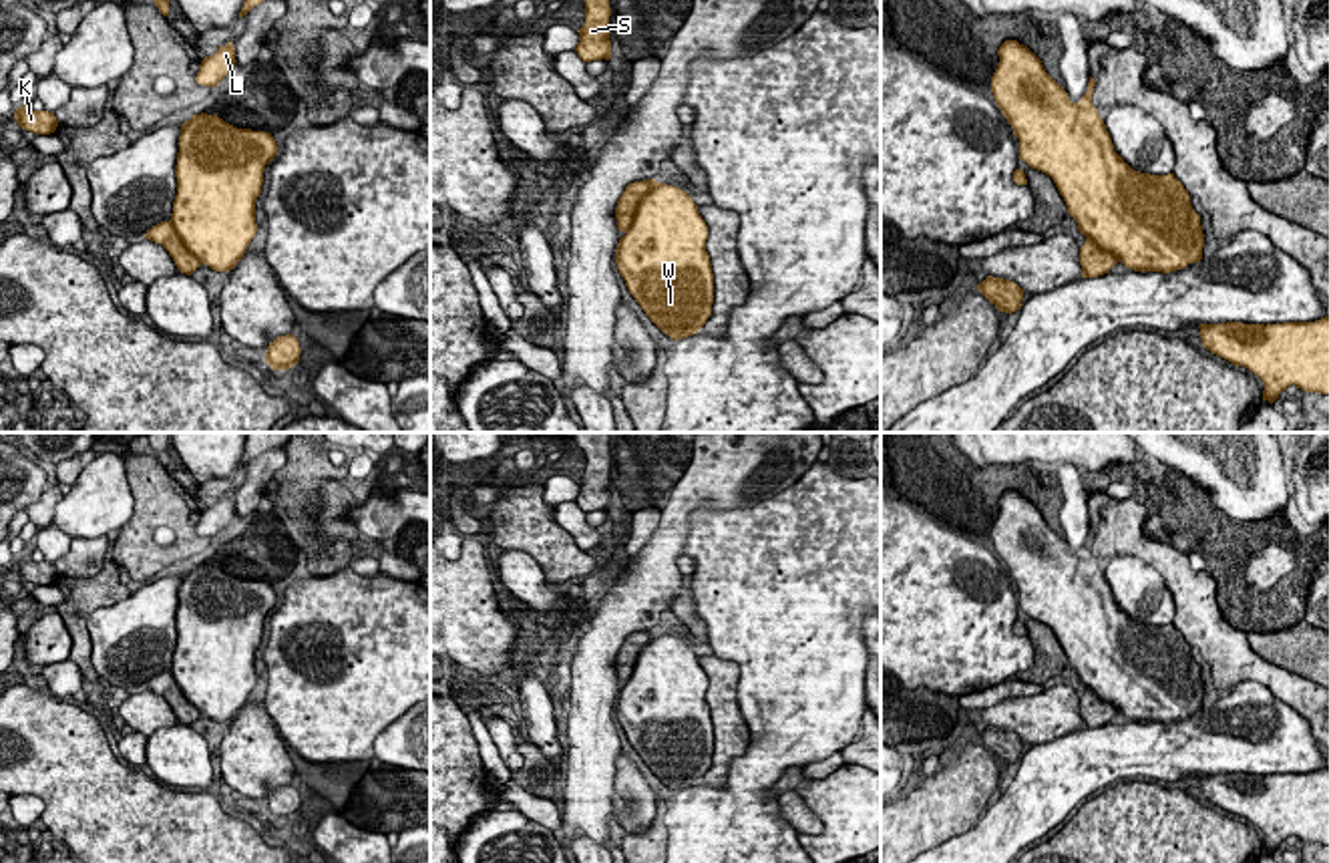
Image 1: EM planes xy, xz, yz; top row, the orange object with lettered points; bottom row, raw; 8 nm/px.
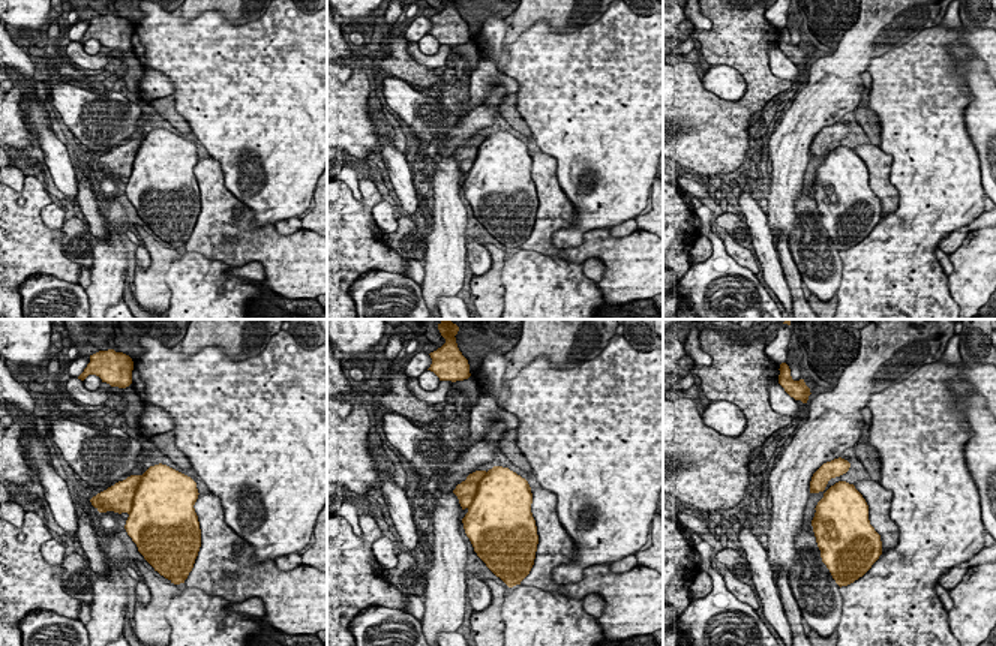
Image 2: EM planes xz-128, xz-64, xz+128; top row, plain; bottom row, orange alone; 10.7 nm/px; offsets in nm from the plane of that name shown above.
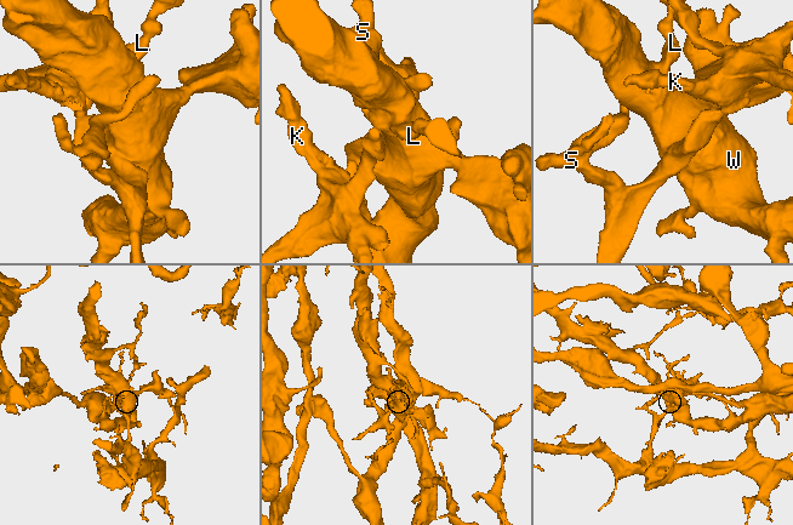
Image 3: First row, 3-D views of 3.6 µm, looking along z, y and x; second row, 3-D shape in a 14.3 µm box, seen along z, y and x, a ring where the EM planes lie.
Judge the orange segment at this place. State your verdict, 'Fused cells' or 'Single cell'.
Fused cells

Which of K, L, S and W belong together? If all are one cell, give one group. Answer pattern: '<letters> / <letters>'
K S / L W

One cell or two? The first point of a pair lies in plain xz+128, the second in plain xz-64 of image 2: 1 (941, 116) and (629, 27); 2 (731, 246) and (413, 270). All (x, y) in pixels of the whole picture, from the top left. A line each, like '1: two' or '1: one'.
1: one
2: one

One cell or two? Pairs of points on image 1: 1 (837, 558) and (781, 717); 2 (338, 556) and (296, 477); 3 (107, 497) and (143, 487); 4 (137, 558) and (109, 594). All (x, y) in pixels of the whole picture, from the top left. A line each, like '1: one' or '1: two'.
1: one
2: one
3: two
4: two

